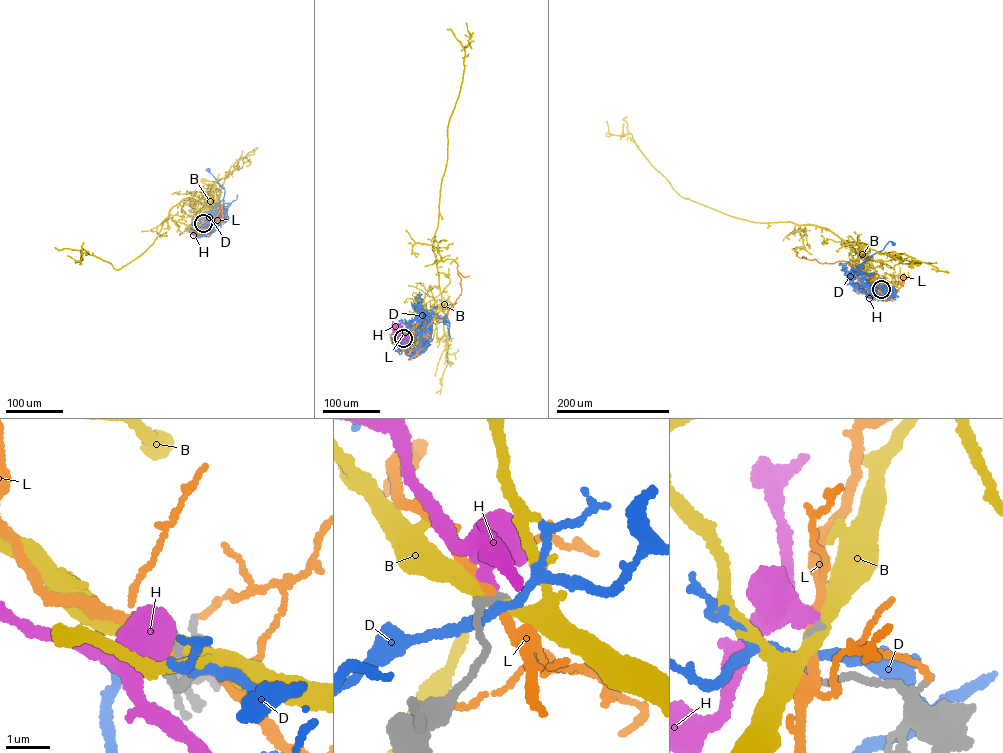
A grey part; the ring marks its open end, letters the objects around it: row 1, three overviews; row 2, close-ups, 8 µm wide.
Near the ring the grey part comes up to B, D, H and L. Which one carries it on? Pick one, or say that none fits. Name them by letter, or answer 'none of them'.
none of them

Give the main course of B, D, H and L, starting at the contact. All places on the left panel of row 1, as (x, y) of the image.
B: (203, 223), (210, 224), (215, 219), (208, 206), (209, 200), (219, 186), (223, 188), (212, 181), (203, 181)
D: (203, 223), (207, 234), (202, 226), (225, 191), (208, 170)
H: (203, 223), (194, 232), (209, 235)
L: (203, 223), (208, 232), (224, 205), (220, 205), (222, 217), (207, 230), (200, 229)

